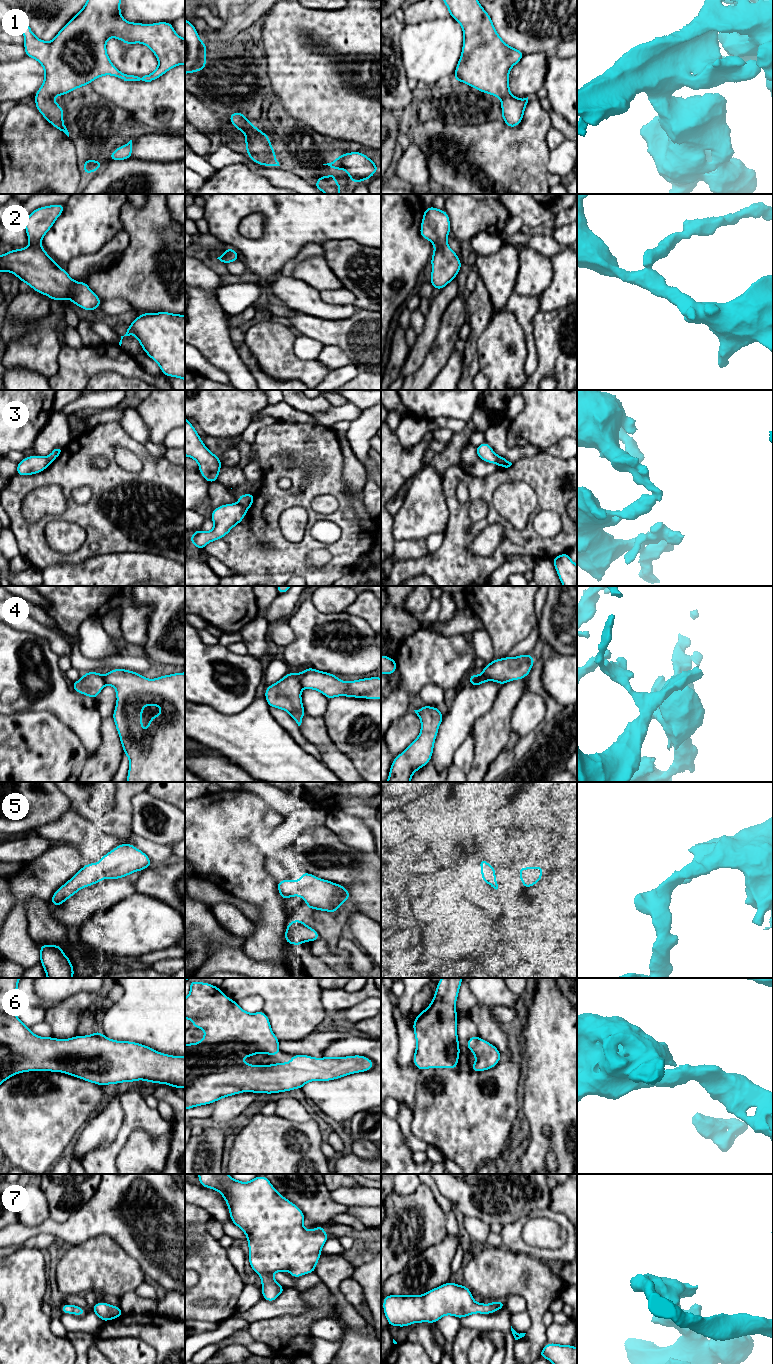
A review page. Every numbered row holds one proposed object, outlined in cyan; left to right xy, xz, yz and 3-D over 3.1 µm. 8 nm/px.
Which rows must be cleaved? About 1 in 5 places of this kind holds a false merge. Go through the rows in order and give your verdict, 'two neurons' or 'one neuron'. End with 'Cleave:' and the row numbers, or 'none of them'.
1: one neuron
2: one neuron
3: two neurons
4: one neuron
5: one neuron
6: one neuron
7: one neuron
Cleave: 3

